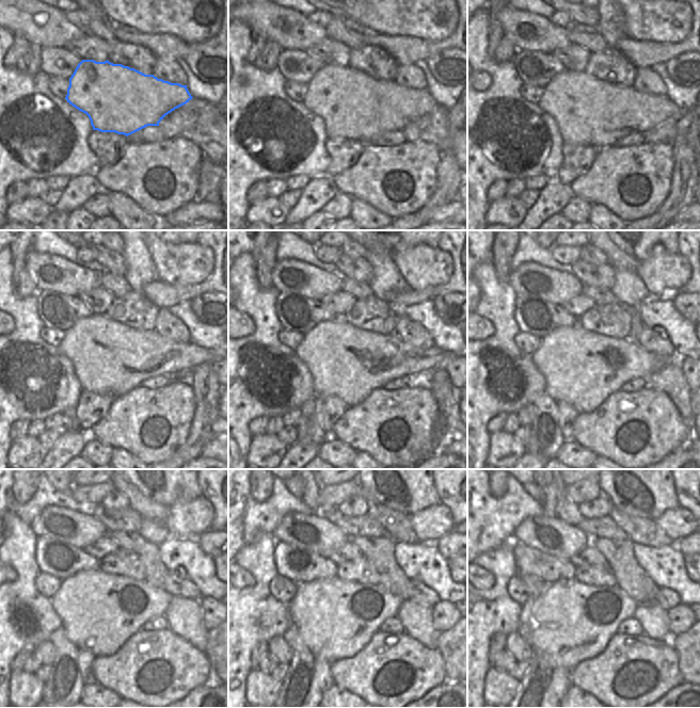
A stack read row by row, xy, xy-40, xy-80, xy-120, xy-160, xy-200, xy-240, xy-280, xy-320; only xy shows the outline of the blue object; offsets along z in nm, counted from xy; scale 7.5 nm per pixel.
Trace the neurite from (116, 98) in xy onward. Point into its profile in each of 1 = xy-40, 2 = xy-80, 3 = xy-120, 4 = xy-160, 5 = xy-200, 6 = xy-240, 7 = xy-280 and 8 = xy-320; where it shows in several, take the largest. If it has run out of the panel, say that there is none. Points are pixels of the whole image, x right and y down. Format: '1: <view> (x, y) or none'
1: xy-40 (352, 105)
2: xy-80 (588, 111)
3: xy-120 (109, 357)
4: xy-160 (349, 363)
5: xy-200 (582, 368)
6: xy-240 (99, 612)
7: xy-280 (335, 620)
8: xy-320 (570, 622)

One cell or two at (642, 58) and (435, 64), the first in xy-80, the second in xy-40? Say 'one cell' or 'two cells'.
two cells

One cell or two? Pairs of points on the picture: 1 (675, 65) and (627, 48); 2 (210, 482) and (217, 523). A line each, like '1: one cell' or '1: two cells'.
1: two cells
2: one cell

